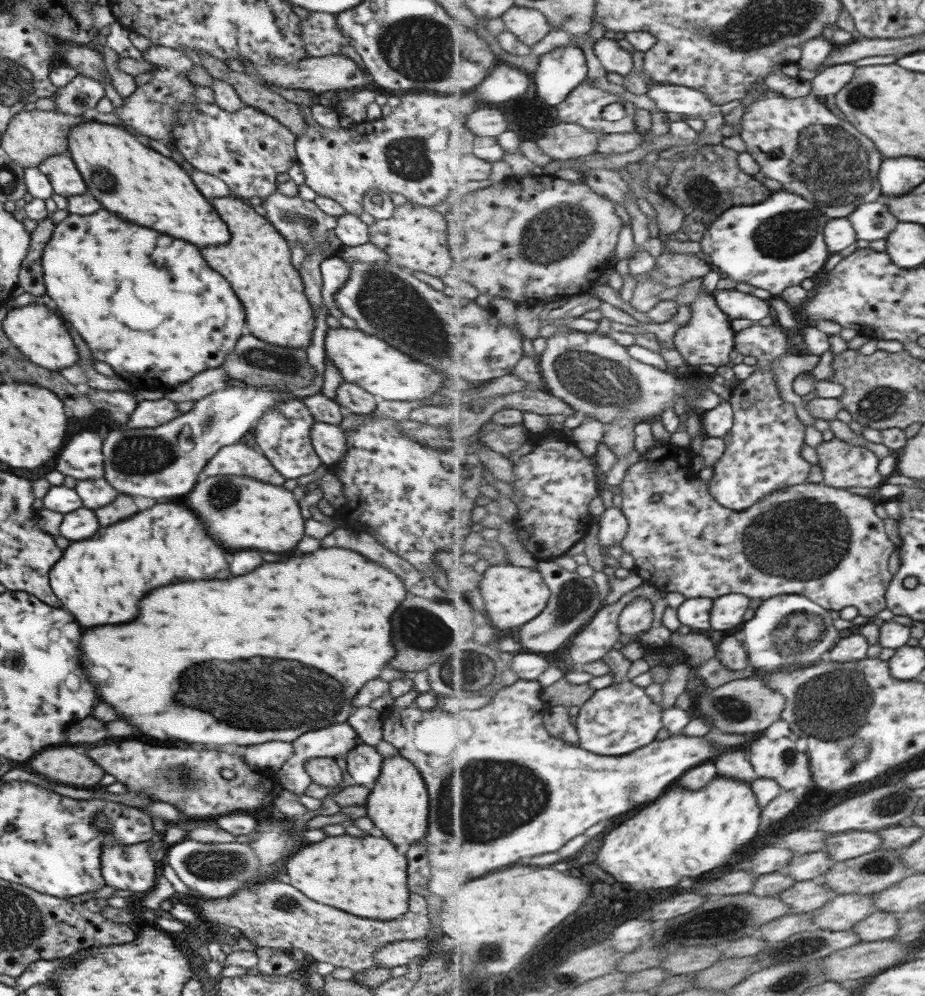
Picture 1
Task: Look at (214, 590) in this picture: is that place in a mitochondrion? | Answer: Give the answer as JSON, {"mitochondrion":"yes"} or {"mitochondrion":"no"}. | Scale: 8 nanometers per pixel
{"mitochondrion":"no"}

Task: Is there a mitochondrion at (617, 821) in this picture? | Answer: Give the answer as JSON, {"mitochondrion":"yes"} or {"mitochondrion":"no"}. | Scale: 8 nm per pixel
{"mitochondrion":"no"}

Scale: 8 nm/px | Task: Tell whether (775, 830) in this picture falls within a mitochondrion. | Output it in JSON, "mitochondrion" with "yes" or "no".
{"mitochondrion":"no"}

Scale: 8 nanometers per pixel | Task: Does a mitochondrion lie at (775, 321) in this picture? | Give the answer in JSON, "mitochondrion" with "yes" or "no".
{"mitochondrion":"no"}

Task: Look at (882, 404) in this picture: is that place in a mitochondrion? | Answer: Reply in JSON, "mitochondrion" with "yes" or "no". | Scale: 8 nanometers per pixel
{"mitochondrion":"yes"}

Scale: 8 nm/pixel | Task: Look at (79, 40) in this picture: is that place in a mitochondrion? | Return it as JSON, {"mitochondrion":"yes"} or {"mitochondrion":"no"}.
{"mitochondrion":"no"}

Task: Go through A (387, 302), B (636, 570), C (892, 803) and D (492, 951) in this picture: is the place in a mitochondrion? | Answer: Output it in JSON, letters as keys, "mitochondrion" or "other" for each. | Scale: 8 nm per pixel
{"A":"mitochondrion","B":"other","C":"mitochondrion","D":"mitochondrion"}

